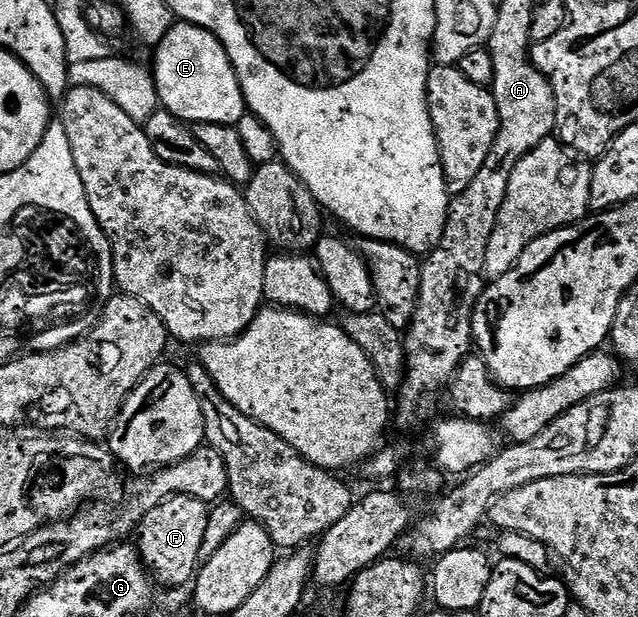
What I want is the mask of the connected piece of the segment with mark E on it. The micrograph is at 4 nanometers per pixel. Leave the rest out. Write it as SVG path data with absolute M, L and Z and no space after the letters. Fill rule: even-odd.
M184 22L174 23L171 31L163 38L163 42L155 46L154 52L157 53L153 56L151 71L153 81L157 84L157 99L164 111L175 114L190 125L215 122L236 126L247 114L245 95L239 86L239 78L235 74L231 58L219 42L219 38L212 36L206 28Z

